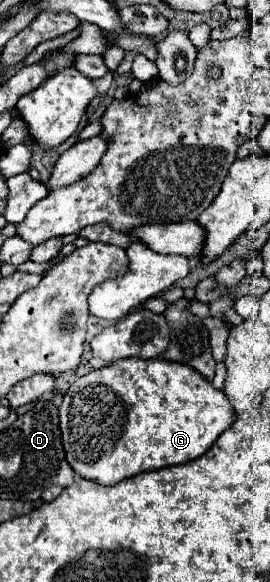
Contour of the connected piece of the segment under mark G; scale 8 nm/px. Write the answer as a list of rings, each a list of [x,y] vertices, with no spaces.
[[[118,359],[108,367],[90,371],[76,379],[64,393],[64,401],[58,407],[62,445],[68,465],[84,479],[92,479],[100,485],[116,485],[122,479],[134,477],[142,471],[164,469],[182,465],[204,455],[212,443],[226,431],[236,413],[226,395],[194,373],[188,365],[158,359]]]

